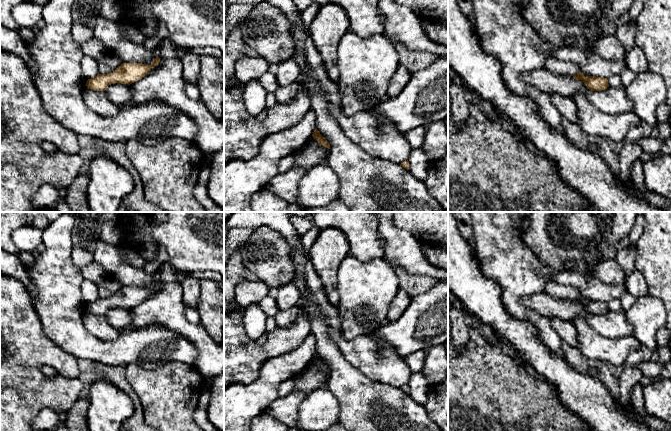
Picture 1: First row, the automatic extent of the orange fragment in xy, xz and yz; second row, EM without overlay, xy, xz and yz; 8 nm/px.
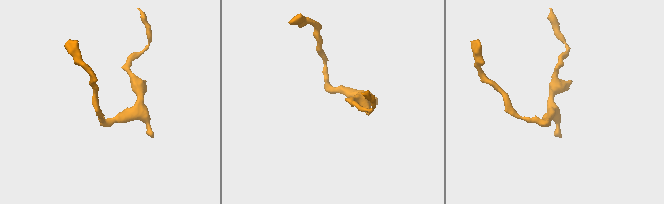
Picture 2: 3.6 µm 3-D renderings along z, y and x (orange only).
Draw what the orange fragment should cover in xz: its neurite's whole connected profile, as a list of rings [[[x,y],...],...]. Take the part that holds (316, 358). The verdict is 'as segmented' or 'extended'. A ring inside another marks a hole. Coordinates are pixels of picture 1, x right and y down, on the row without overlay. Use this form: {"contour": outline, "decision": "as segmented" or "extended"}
{"contour": [[[315,352],[312,361],[315,362],[318,367],[328,373],[330,373],[329,366],[320,358],[320,356]]], "decision": "as segmented"}

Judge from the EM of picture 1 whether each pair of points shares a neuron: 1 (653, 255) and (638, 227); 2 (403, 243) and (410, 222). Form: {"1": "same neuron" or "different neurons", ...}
{"1": "different neurons", "2": "different neurons"}

